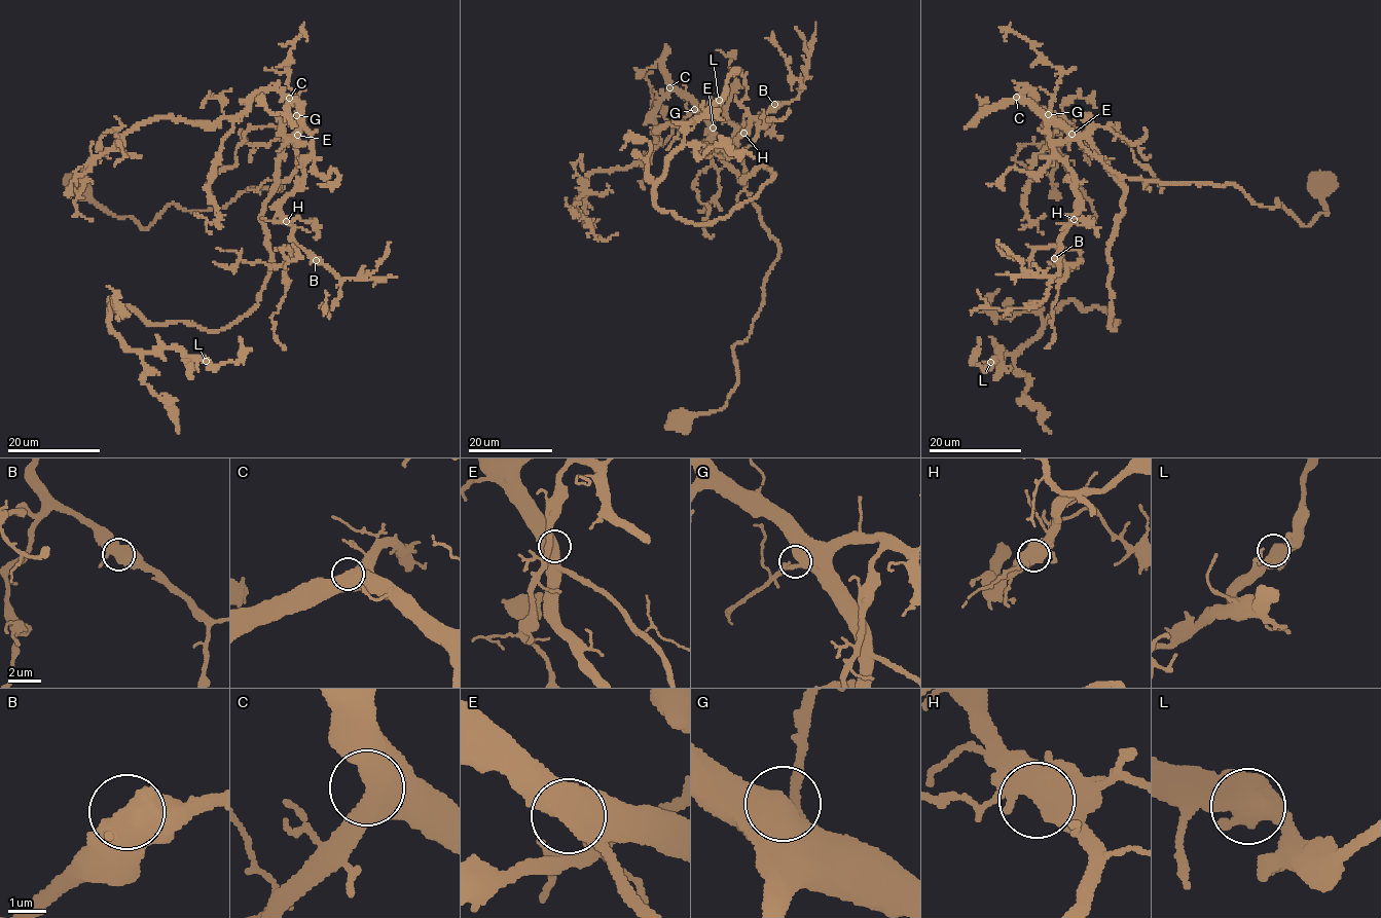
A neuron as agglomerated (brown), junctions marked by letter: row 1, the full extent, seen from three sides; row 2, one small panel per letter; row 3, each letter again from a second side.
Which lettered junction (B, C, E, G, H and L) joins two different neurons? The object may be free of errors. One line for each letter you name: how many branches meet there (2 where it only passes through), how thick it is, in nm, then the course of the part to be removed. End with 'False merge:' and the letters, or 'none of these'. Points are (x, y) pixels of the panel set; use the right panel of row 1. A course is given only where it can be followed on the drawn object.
False merge: none of these

